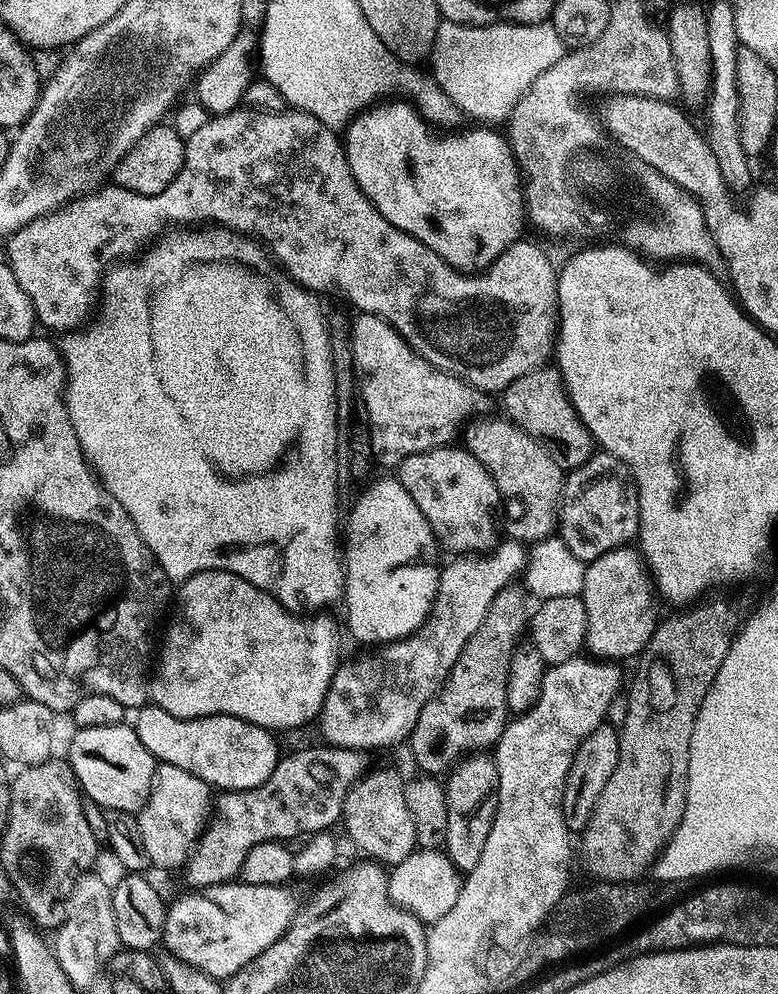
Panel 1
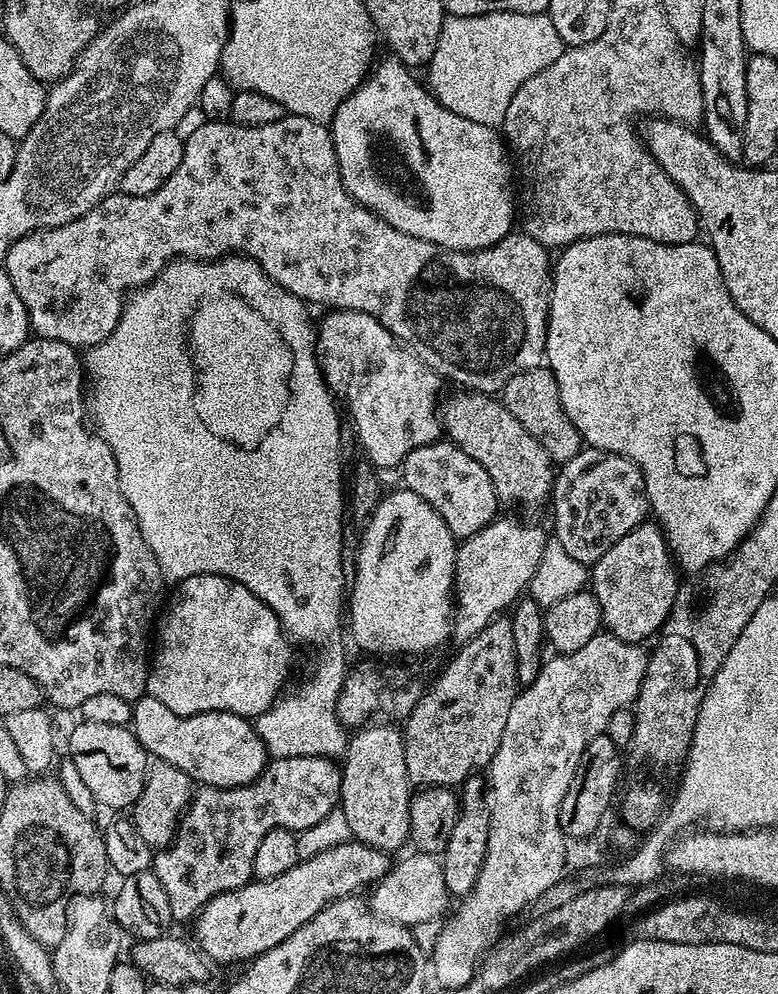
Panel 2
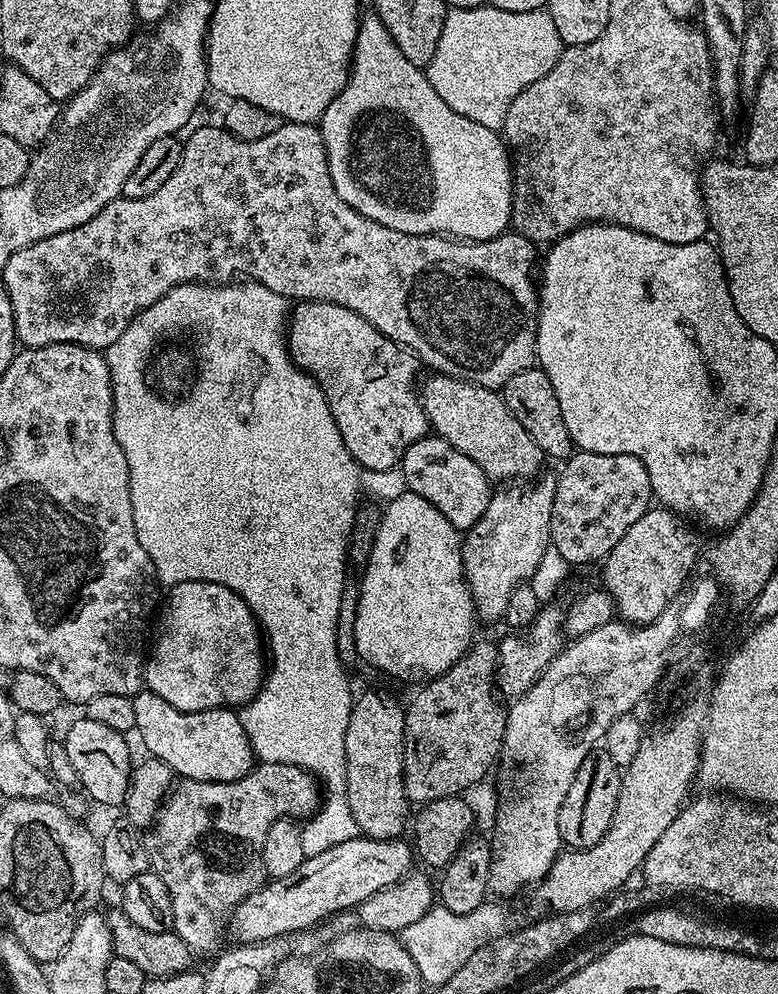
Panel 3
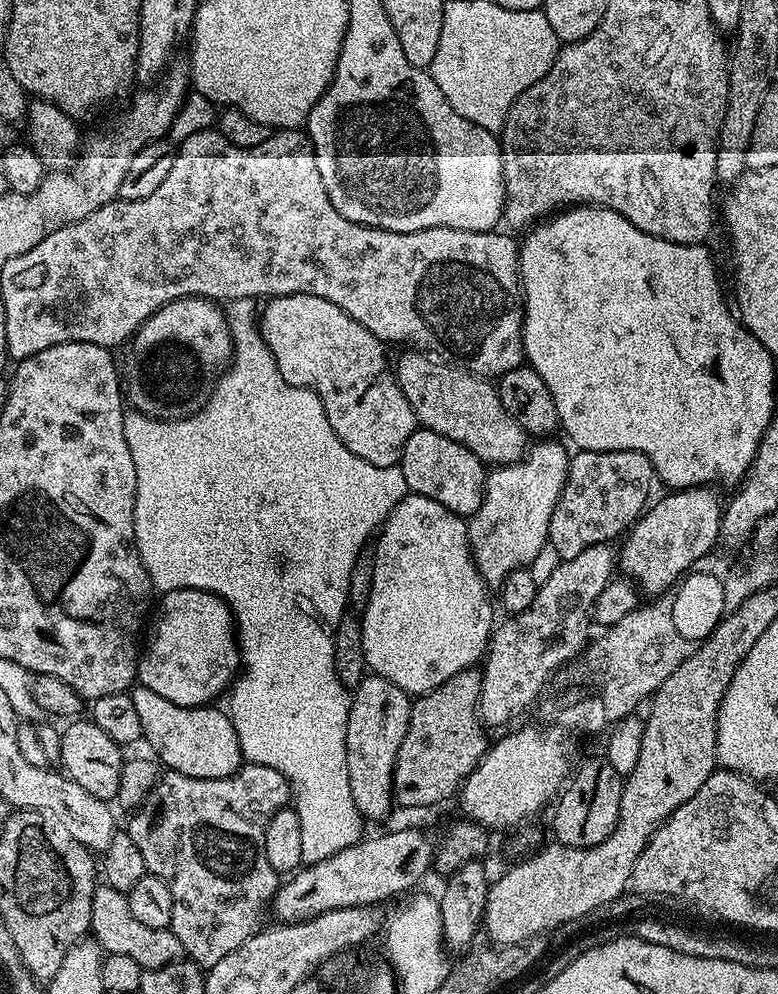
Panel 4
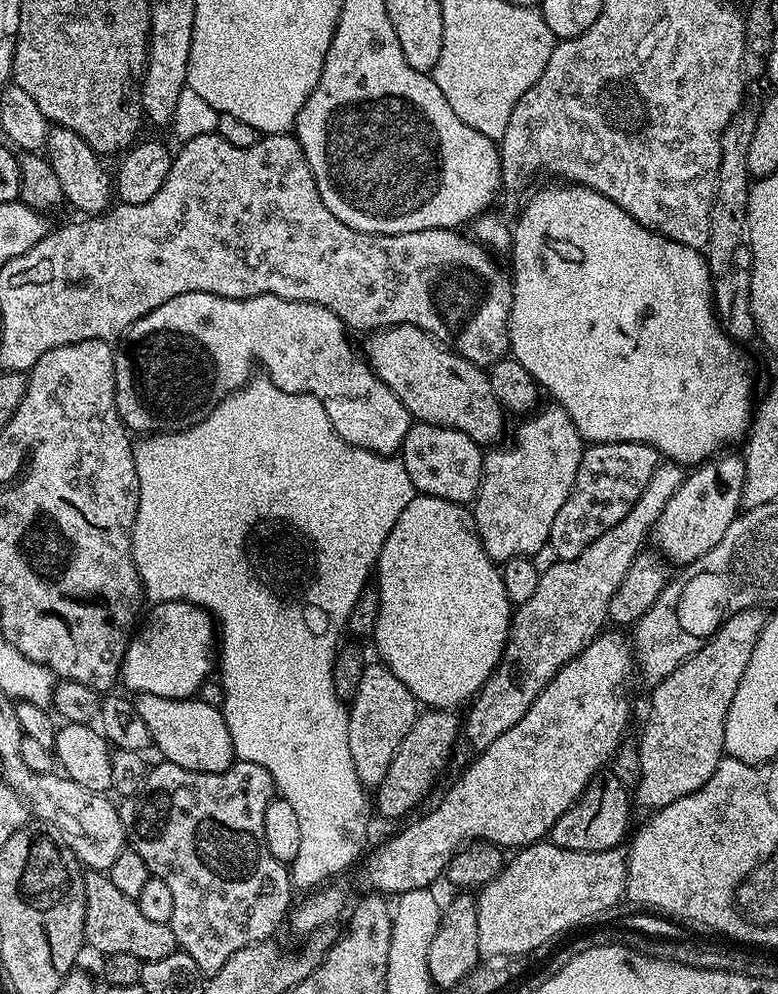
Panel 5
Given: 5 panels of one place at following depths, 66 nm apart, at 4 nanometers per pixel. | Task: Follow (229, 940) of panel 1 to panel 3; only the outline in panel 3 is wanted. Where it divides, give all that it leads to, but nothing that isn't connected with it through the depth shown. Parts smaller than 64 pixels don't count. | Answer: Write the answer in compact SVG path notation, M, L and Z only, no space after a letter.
M355 836L350 842L342 842L338 846L330 846L330 850L322 854L305 856L302 866L294 870L294 874L286 874L286 878L269 879L264 887L258 889L232 911L226 925L233 941L241 944L257 944L263 940L279 940L287 937L287 932L304 932L312 928L323 916L332 916L335 912L344 912L359 908L366 898L378 894L386 886L398 882L403 876L413 871L414 849L407 839L372 840L368 836Z

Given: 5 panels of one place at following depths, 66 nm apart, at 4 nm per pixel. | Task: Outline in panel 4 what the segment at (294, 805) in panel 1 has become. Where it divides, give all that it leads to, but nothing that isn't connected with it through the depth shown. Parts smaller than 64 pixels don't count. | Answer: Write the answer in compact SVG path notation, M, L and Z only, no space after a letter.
M245 763L239 772L226 778L190 778L186 774L178 774L171 770L165 771L157 779L156 785L150 790L150 794L144 800L142 807L131 813L132 821L126 824L126 831L130 834L130 838L134 838L138 850L142 850L142 858L146 862L148 872L160 879L170 890L170 898L172 899L172 922L170 927L182 946L184 956L193 960L195 964L211 966L222 962L222 958L226 958L226 954L238 950L238 946L242 946L242 942L246 942L254 933L261 931L262 925L265 923L265 921L263 922L264 907L267 904L269 907L275 901L276 890L282 883L281 877L277 873L265 870L268 868L266 850L264 849L266 846L266 826L278 809L287 808L289 804L290 789L288 779L285 776L278 774L278 770L274 770L270 766Z

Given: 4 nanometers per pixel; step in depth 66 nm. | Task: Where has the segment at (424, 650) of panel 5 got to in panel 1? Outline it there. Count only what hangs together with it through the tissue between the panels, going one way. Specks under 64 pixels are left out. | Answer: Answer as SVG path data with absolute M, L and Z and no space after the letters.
M373 479L371 483L365 487L364 491L355 497L356 505L352 508L352 513L348 516L348 537L342 540L342 559L344 566L344 595L342 597L342 605L344 604L344 620L346 632L353 636L360 644L372 644L368 646L383 646L392 643L393 640L405 640L411 636L413 632L419 631L423 627L425 620L432 614L432 603L436 598L436 591L440 585L440 570L442 567L442 549L436 542L436 535L430 526L430 522L426 520L426 514L422 514L422 510L418 510L414 498L410 498L410 494L406 494L406 486L402 486L399 479L392 480Z

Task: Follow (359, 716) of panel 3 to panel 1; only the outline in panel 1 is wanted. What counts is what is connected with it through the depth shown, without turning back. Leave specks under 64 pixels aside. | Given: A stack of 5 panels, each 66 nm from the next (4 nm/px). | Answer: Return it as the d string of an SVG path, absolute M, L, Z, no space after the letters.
M392 768L368 770L353 784L344 799L342 825L348 831L353 846L365 852L369 861L381 866L401 864L418 848L414 818L410 818L410 809L406 807L405 783L405 777L400 777Z

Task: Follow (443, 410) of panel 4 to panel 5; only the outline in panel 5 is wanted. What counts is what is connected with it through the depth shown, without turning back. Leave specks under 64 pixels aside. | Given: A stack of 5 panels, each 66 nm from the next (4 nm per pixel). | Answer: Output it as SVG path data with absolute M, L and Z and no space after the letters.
M409 324L381 328L368 338L368 345L362 352L372 373L394 390L413 421L453 428L481 446L492 446L499 441L496 439L504 432L506 412L498 398L494 398L494 390L490 390L485 369L471 364L421 328Z

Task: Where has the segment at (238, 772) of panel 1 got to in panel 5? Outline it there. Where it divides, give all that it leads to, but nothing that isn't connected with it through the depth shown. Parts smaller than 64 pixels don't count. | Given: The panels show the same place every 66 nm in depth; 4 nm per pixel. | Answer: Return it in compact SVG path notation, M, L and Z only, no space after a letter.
M139 693L134 703L142 722L146 722L149 741L161 752L163 759L174 766L182 766L182 770L195 772L225 772L234 763L236 751L230 742L230 730L224 721L224 713L219 707L207 704L201 698L175 700L174 698L158 698L158 694Z

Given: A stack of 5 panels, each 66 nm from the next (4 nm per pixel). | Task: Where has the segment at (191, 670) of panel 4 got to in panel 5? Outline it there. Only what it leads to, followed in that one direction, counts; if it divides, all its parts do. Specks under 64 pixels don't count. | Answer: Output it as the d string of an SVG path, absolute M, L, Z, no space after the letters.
M171 600L170 602L156 602L151 605L152 609L147 612L143 617L142 623L133 631L132 639L128 641L128 645L126 646L126 652L124 654L124 661L122 662L122 666L120 667L120 680L122 684L125 684L126 687L129 688L127 691L132 694L139 694L141 692L145 692L146 694L158 694L158 698L174 698L175 700L186 700L197 695L196 692L200 687L203 686L204 683L208 680L208 675L213 675L214 672L214 661L218 656L218 628L214 623L212 616L209 614L205 608L200 608L197 604L188 604L185 600Z

